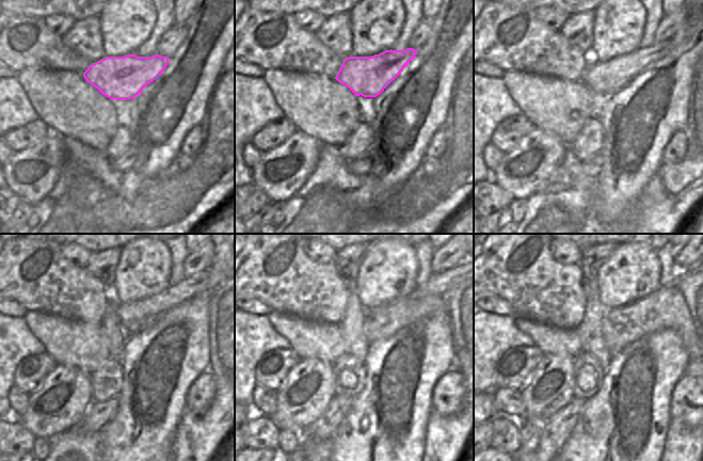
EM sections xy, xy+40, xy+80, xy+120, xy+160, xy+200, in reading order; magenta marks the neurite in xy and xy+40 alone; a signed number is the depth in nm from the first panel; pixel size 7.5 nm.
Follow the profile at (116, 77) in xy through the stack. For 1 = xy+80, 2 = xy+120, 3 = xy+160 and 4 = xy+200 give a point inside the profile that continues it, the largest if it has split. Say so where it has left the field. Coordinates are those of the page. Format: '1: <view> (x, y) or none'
1: xy+80 (607, 78)
2: xy+120 (205, 281)
3: xy+160 (437, 284)
4: xy+200 (690, 269)

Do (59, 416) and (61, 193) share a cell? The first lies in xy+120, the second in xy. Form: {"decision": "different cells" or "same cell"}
{"decision": "different cells"}

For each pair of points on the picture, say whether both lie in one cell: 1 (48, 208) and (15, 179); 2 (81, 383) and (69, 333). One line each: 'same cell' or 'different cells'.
1: different cells
2: different cells

